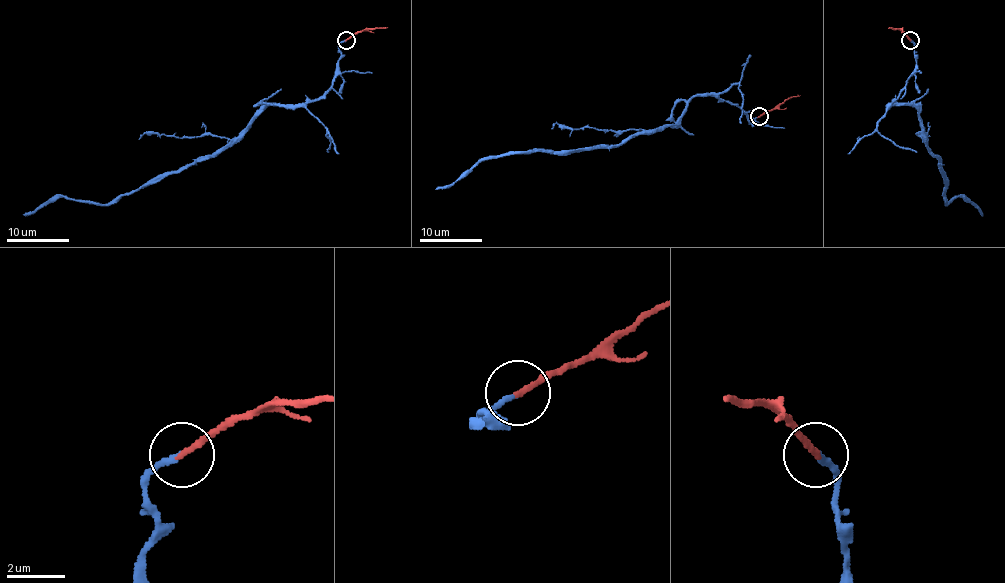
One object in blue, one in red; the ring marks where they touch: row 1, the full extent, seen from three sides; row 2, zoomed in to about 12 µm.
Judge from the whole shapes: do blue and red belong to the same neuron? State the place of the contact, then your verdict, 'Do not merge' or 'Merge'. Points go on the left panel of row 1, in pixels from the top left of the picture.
Place: (346, 40). Merge

